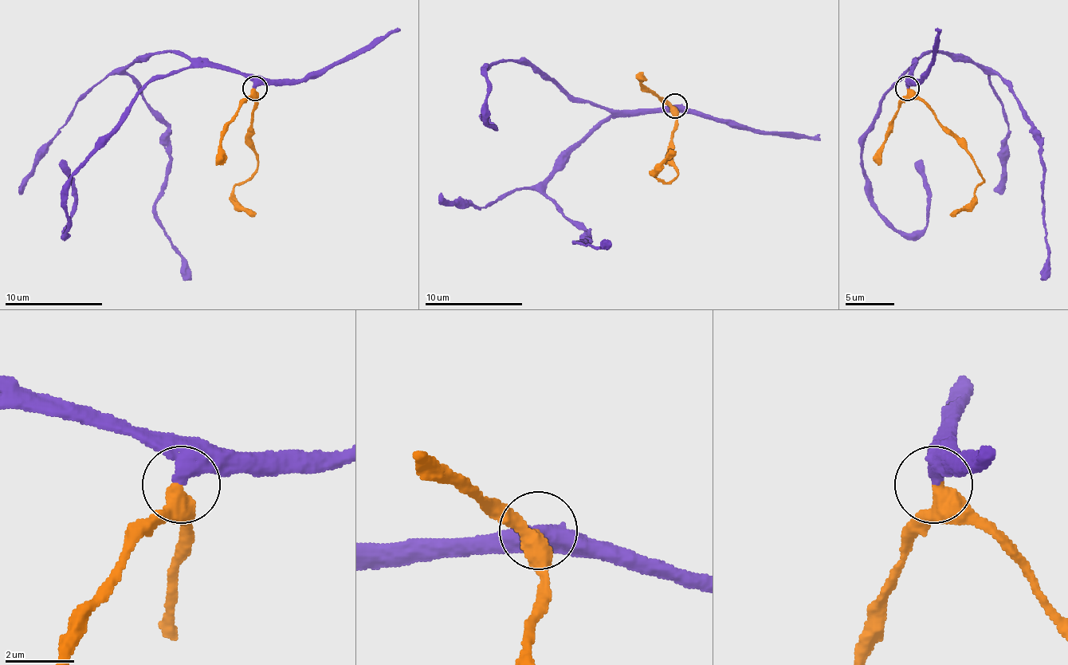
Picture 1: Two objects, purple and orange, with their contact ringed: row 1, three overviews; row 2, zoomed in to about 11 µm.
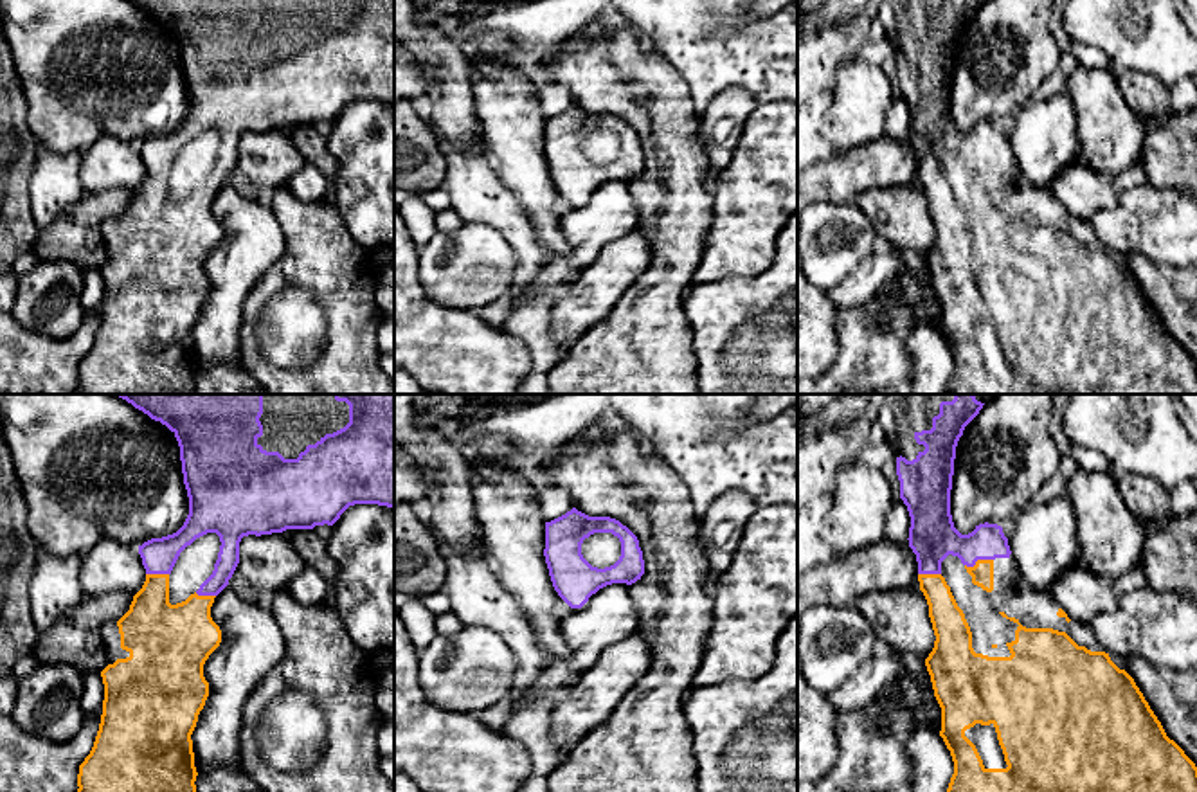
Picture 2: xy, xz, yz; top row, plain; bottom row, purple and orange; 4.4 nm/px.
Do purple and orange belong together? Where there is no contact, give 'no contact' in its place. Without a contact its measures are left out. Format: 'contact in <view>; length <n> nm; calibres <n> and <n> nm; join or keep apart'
contact in yz; length 130 nm; calibres 220 and 100 nm; keep apart

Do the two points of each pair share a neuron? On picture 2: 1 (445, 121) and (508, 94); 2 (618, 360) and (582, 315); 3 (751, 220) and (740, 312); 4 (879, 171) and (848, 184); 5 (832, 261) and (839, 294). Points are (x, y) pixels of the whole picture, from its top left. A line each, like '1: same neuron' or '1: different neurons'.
1: different neurons
2: different neurons
3: different neurons
4: same neuron
5: different neurons

